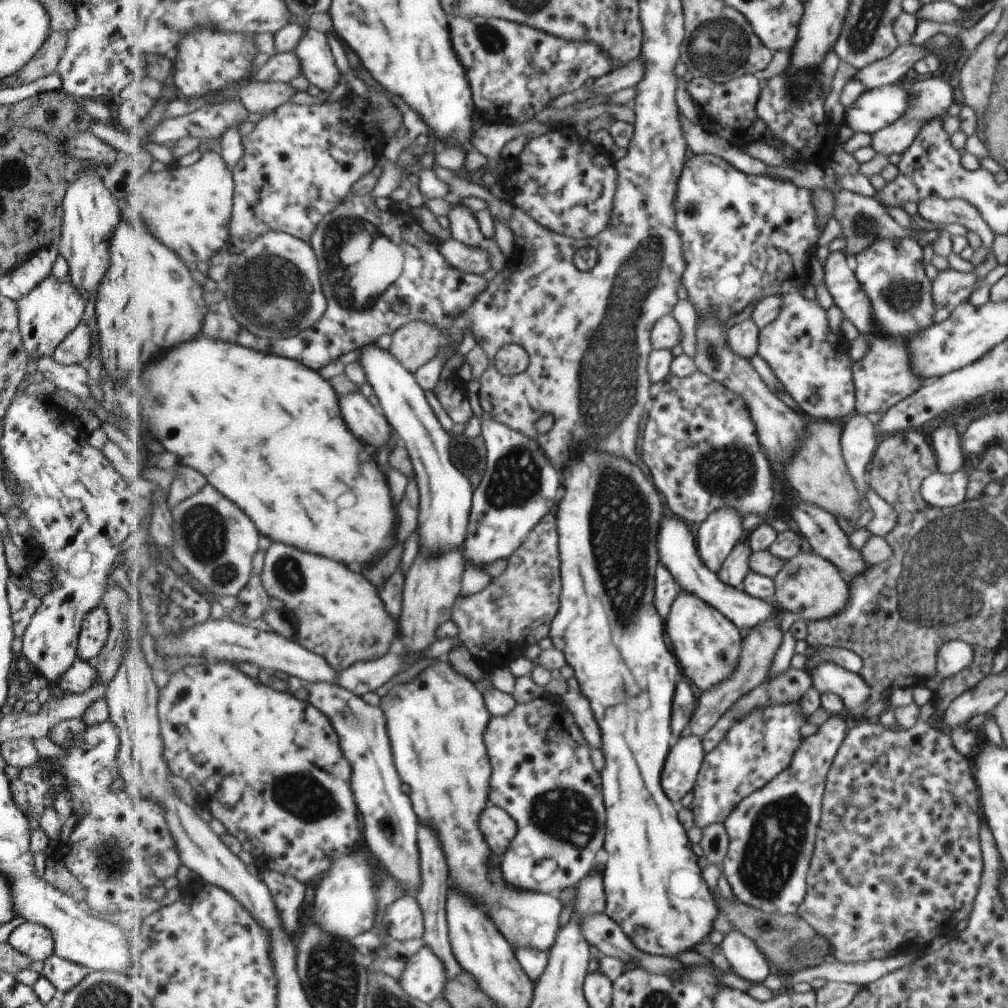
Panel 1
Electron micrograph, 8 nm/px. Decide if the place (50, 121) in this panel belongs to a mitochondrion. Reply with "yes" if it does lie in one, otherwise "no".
yes

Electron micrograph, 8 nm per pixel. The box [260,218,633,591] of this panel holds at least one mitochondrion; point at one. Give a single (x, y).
(515, 479)

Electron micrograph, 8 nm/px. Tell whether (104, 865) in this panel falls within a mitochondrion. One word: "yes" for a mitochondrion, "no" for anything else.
yes

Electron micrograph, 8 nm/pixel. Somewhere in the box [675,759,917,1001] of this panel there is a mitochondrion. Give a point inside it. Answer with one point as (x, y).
(778, 835)

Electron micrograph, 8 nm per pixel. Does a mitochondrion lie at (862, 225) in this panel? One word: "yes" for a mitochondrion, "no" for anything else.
yes

